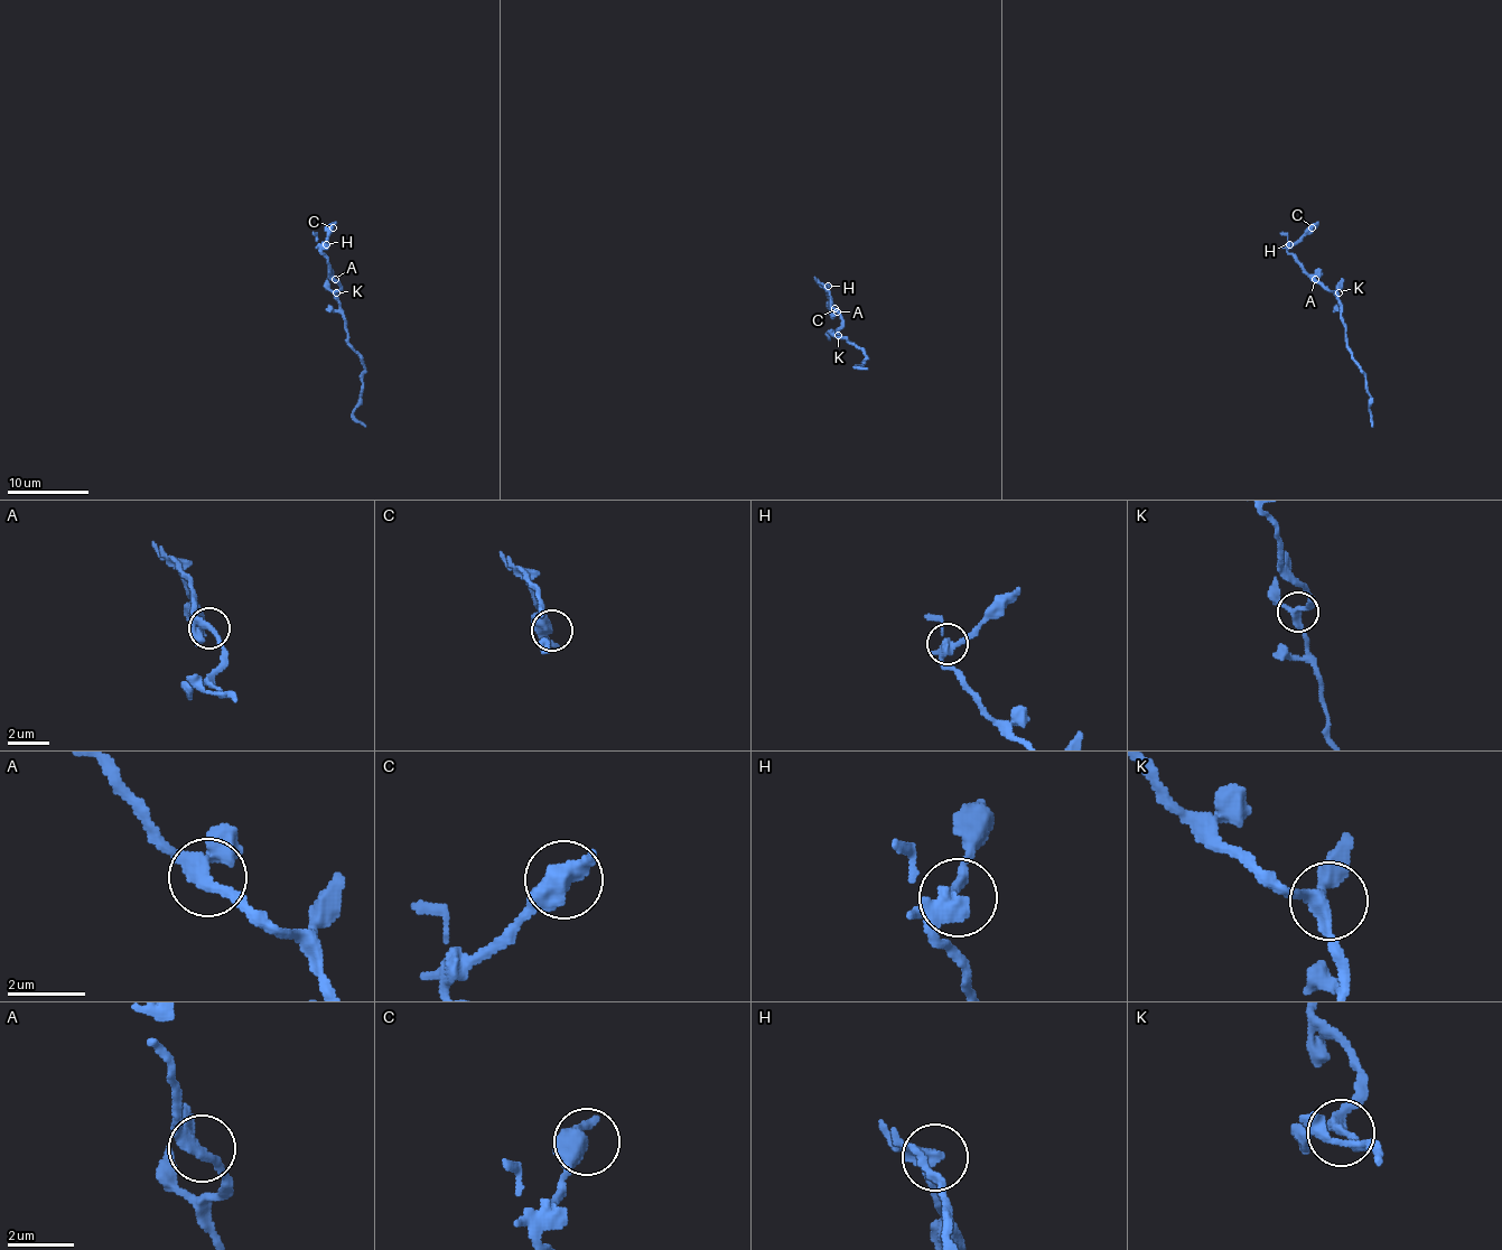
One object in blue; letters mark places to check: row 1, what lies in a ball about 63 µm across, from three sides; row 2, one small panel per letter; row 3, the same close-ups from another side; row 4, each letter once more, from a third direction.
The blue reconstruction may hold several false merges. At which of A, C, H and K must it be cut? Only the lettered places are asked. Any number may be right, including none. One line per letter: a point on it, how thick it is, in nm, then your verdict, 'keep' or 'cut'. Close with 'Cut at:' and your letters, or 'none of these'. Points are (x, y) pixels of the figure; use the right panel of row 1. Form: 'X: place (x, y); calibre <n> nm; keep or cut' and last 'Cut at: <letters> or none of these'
A: place (1315, 279); calibre 280 nm; keep
C: place (1312, 227); calibre 400 nm; keep
H: place (1289, 244); calibre 320 nm; keep
K: place (1339, 292); calibre 280 nm; keep
Cut at: none of these

